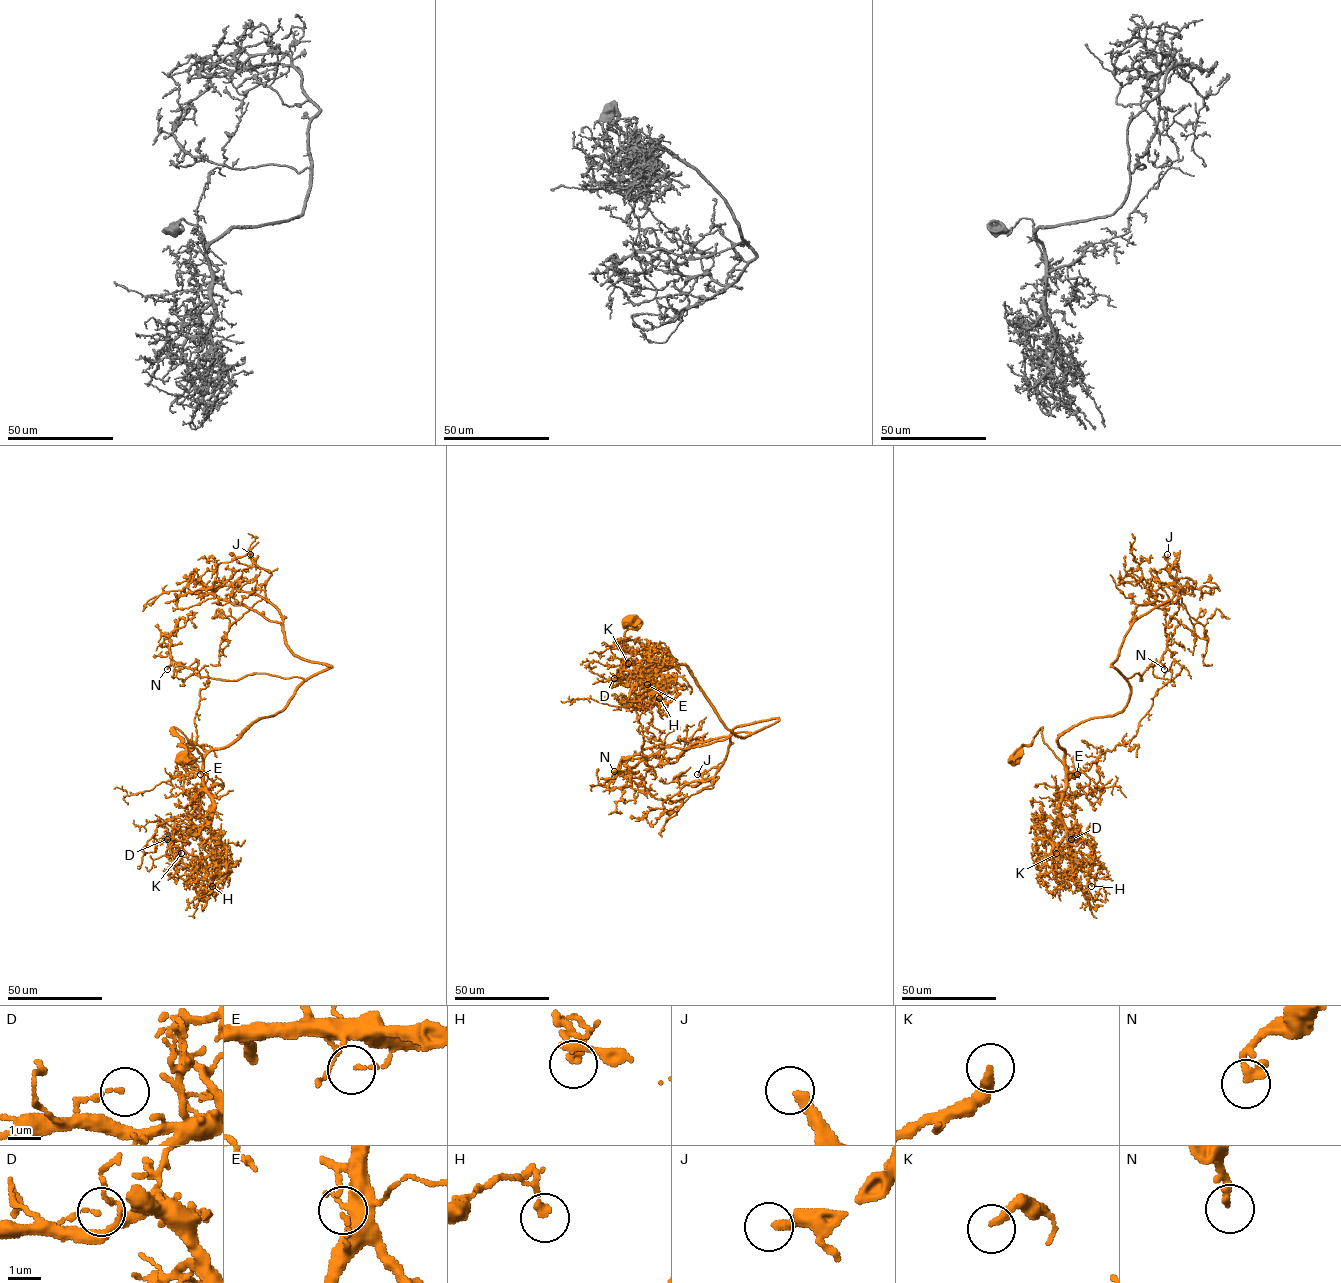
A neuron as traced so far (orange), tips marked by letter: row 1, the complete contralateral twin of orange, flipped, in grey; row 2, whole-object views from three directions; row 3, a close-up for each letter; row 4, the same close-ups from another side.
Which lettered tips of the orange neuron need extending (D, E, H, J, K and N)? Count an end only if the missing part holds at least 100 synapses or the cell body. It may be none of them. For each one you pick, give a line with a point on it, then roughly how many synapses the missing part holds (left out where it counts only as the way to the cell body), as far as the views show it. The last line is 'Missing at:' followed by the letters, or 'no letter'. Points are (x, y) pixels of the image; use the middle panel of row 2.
J: at (697, 774); about 140 synapses
Missing at: J

